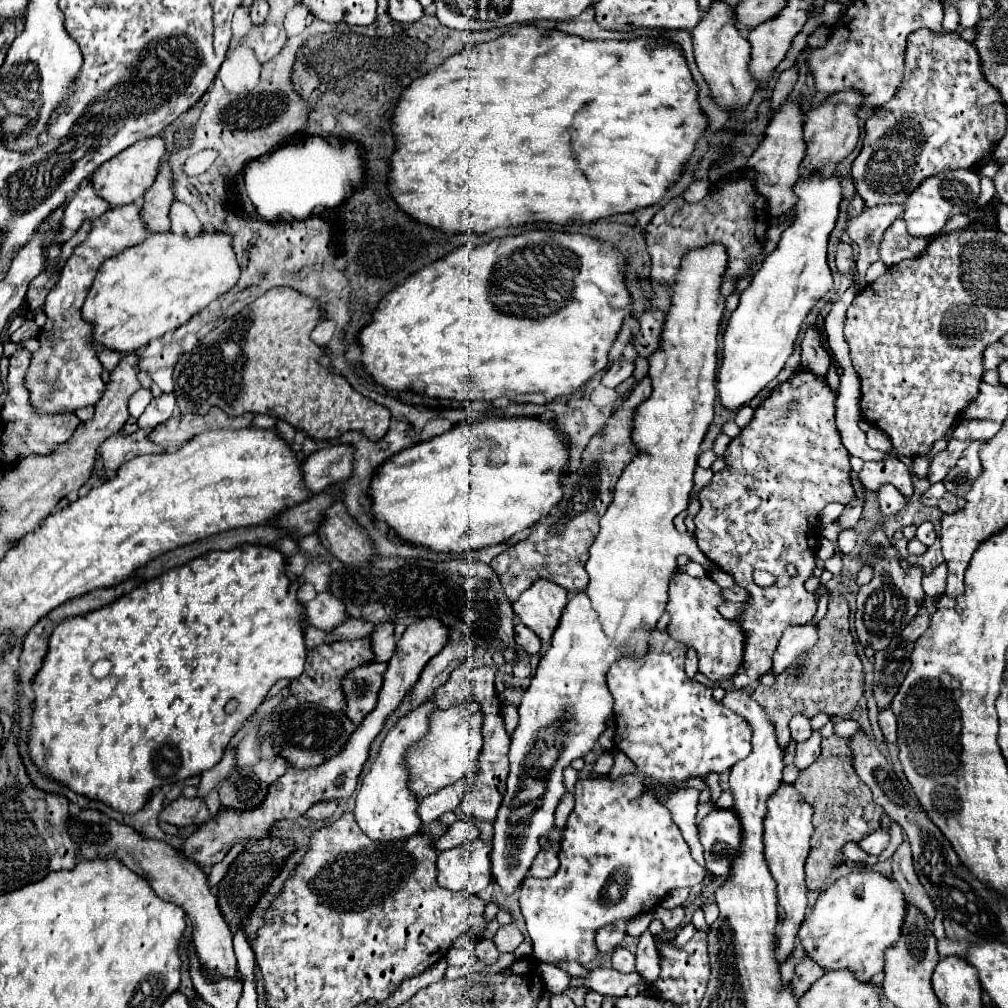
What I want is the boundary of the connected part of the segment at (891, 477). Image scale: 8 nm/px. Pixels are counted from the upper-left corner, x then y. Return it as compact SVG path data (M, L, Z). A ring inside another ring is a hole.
M887 458L883 462L865 462L863 470L859 472L859 478L865 488L881 488L883 484L893 484L907 498L913 494L911 472L899 458Z

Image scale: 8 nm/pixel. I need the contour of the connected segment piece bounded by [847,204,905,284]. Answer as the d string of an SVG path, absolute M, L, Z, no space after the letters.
M885 204L875 208L865 208L859 216L847 220L847 232L857 244L857 272L861 274L859 282L867 284L865 270L879 260L879 244L885 230L905 212L903 204Z

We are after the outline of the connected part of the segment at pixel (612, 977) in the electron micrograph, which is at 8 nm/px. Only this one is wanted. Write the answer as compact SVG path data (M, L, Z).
M595 968L585 978L573 978L571 986L583 986L593 992L599 992L603 996L625 996L627 988L633 984L641 984L643 976L637 976L637 972L621 974L613 968Z

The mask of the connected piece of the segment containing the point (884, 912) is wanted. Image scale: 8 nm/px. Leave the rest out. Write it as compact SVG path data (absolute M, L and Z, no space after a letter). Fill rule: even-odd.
M857 870L835 880L819 894L813 912L799 928L799 942L809 958L825 970L849 968L859 980L871 980L883 972L885 950L897 944L907 916L907 902L901 886L875 870Z

